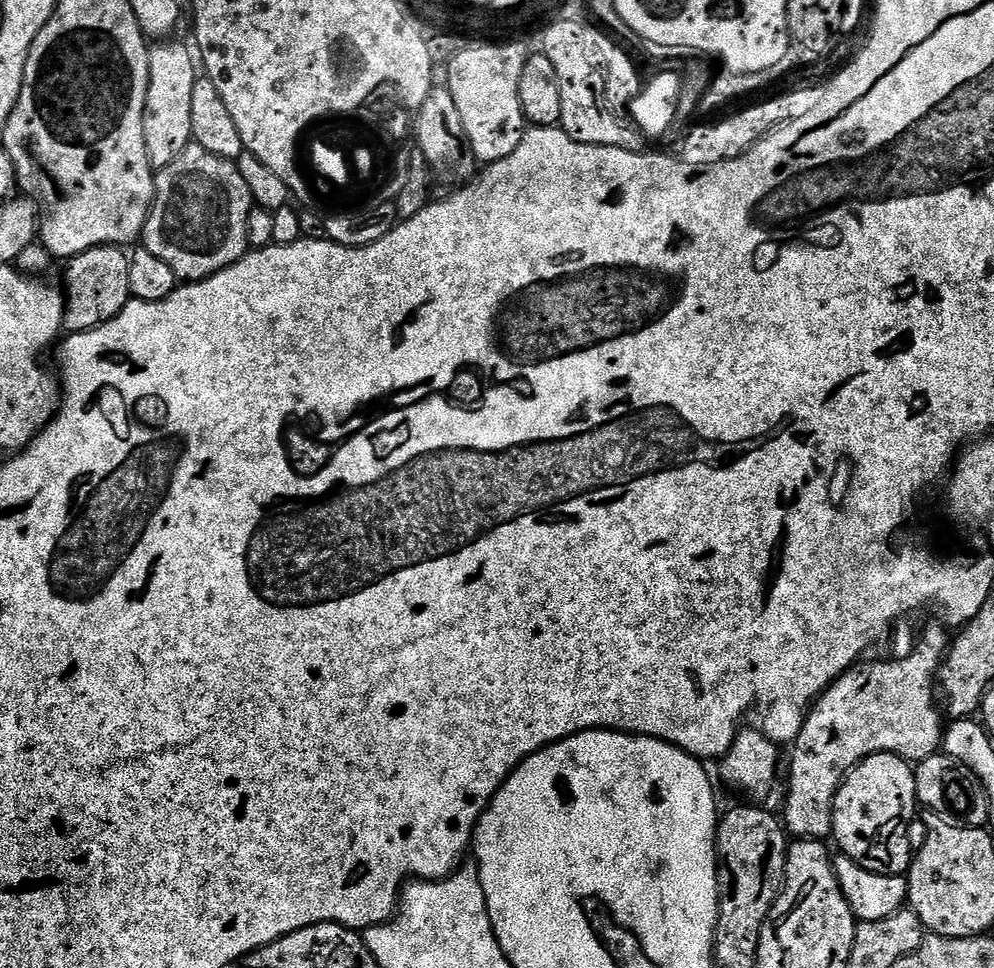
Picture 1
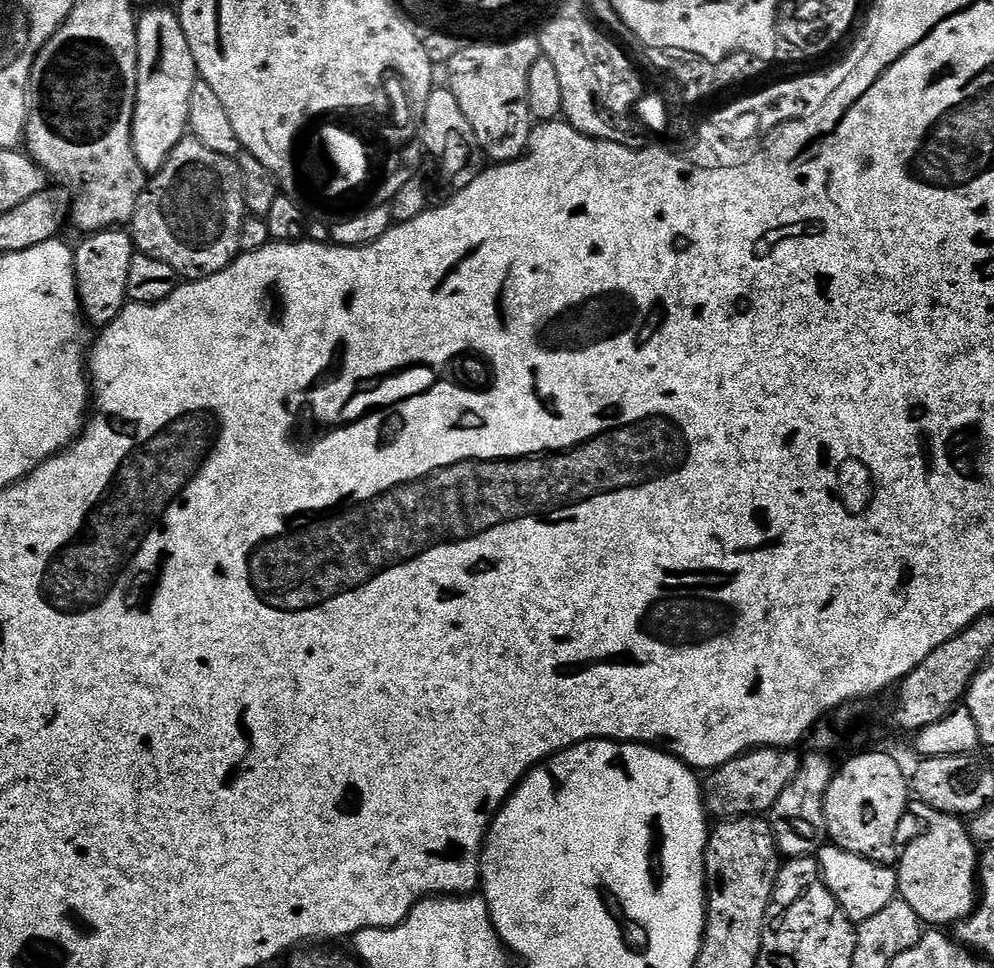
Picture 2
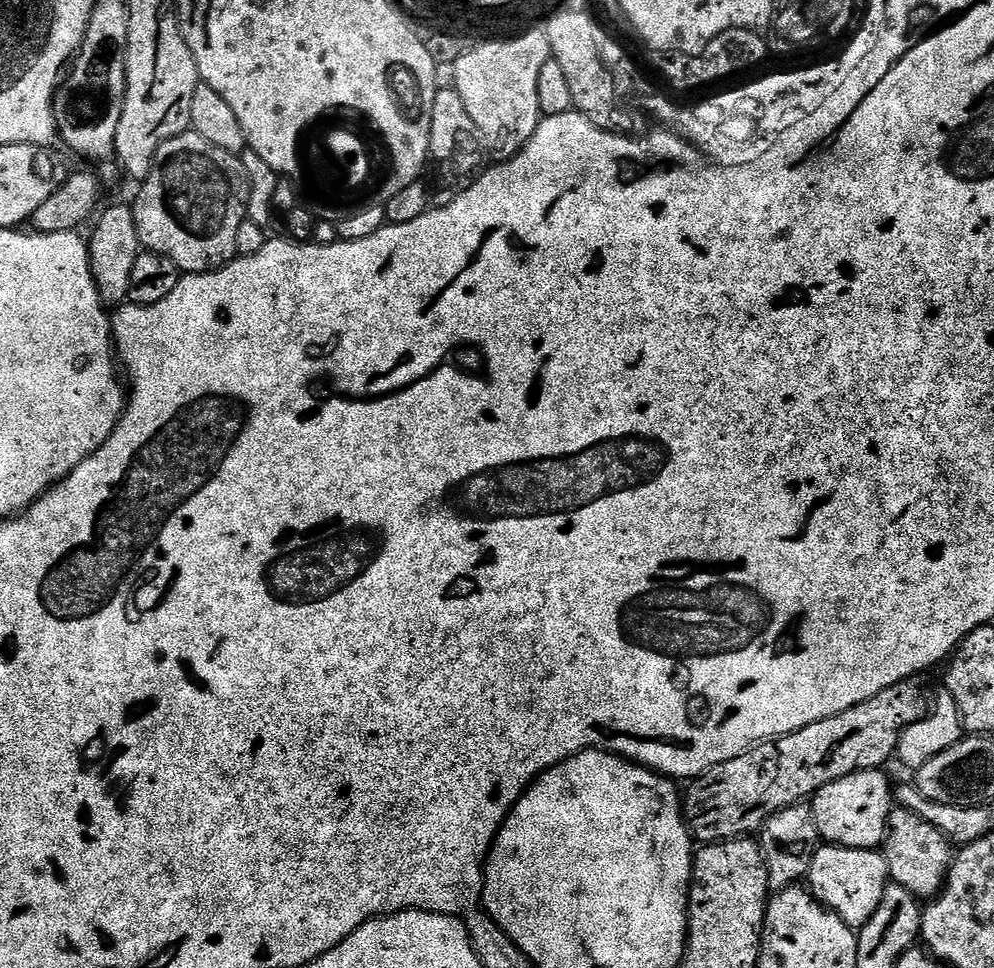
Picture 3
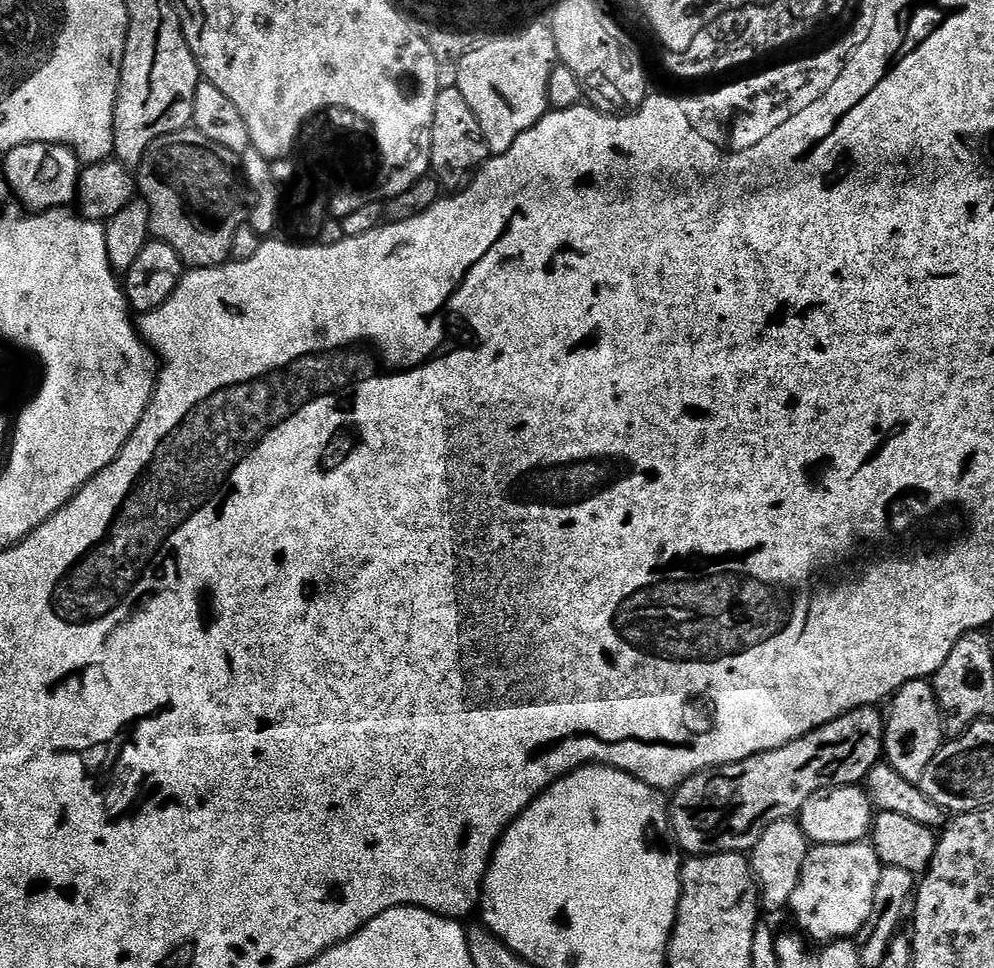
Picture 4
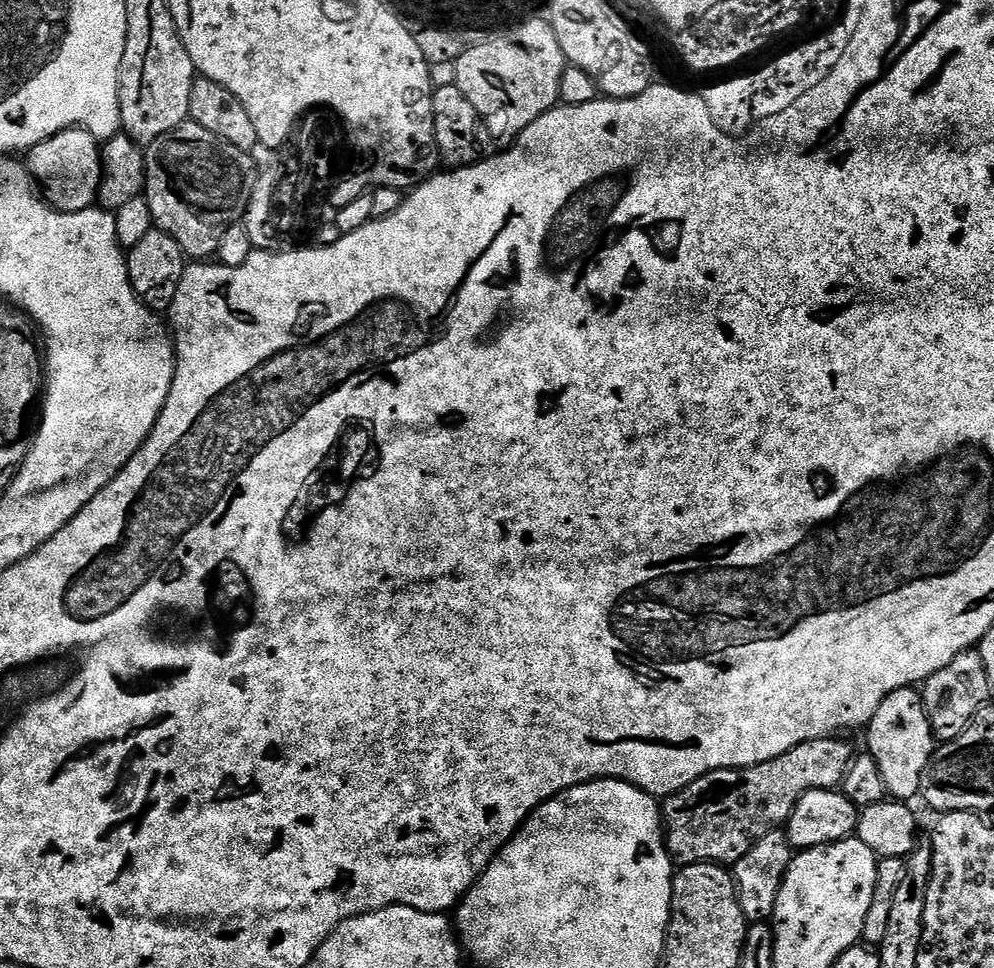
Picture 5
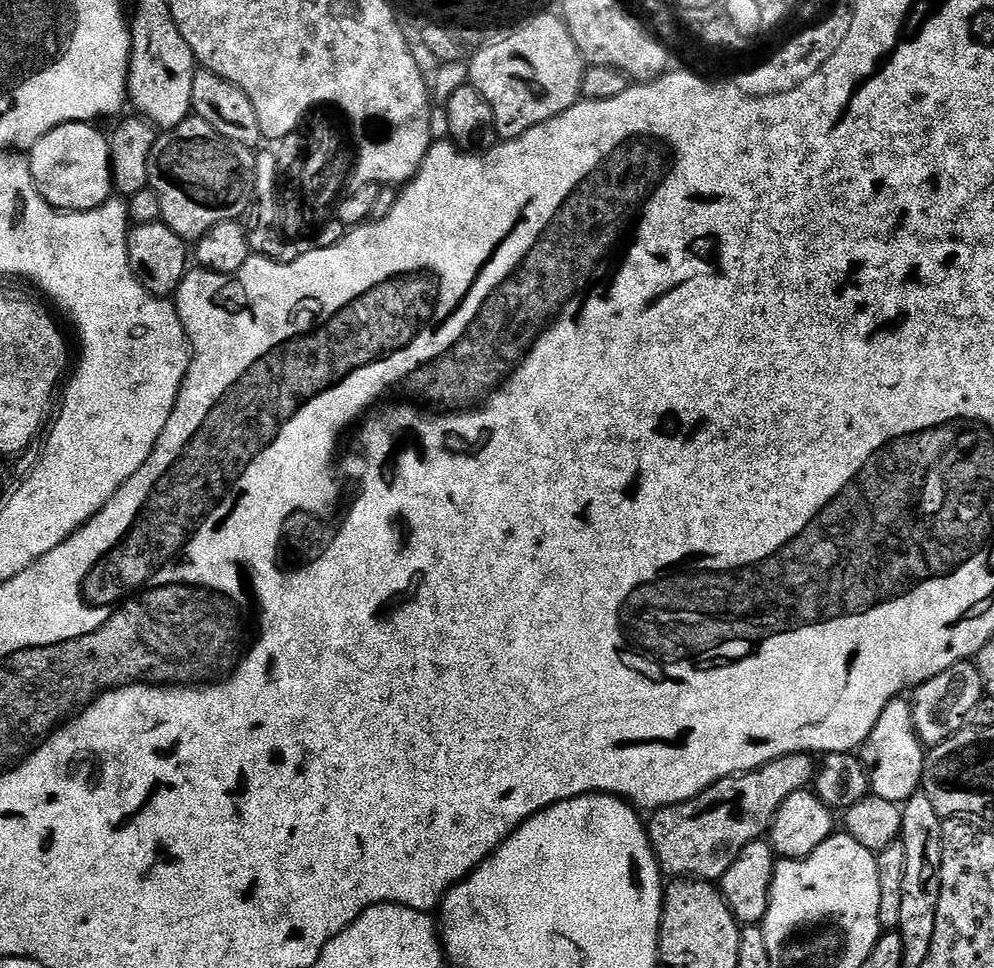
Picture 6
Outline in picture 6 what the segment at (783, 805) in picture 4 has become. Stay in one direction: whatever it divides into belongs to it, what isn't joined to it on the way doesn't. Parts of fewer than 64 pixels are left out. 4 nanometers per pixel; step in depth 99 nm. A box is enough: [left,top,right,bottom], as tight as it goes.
[646,752,818,882]

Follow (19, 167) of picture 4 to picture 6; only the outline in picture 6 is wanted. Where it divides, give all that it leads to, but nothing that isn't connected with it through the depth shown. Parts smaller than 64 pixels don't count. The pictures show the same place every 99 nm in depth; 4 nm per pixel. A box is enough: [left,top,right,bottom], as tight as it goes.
[30,122,113,212]

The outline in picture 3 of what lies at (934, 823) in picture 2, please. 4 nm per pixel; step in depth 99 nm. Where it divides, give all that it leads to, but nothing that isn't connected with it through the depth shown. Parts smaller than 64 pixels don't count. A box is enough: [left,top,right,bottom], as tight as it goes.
[882,806,954,898]

